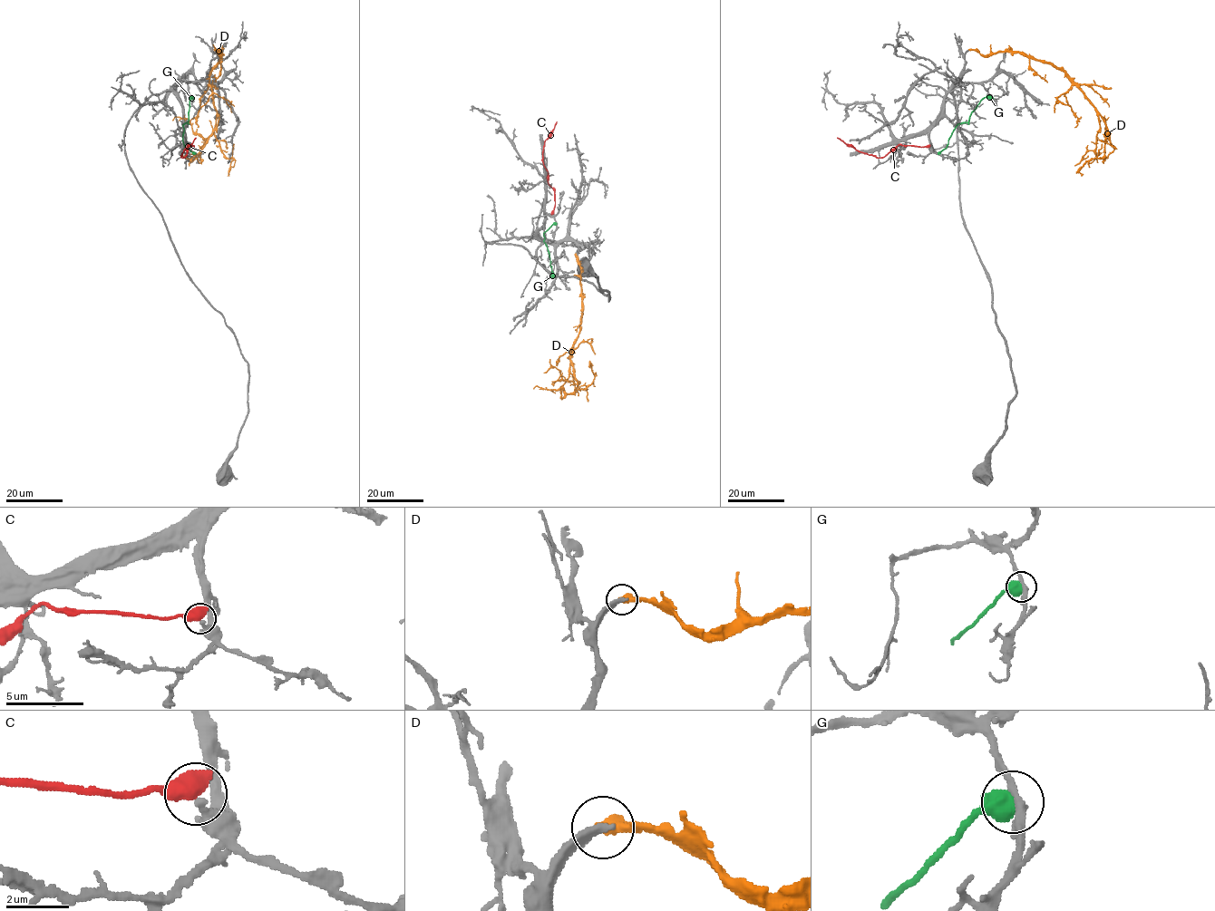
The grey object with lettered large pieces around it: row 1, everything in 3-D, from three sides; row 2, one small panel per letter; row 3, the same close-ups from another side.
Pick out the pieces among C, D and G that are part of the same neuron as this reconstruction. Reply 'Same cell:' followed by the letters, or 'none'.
Same cell: D

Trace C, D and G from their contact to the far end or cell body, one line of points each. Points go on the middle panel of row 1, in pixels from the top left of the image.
C: (552, 213), (554, 188), (548, 181), (548, 171), (542, 159), (544, 142), (557, 121)
D: (575, 254), (582, 309), (579, 333), (571, 348), (575, 392), (595, 377), (588, 366)
G: (556, 223), (543, 234), (553, 277)

